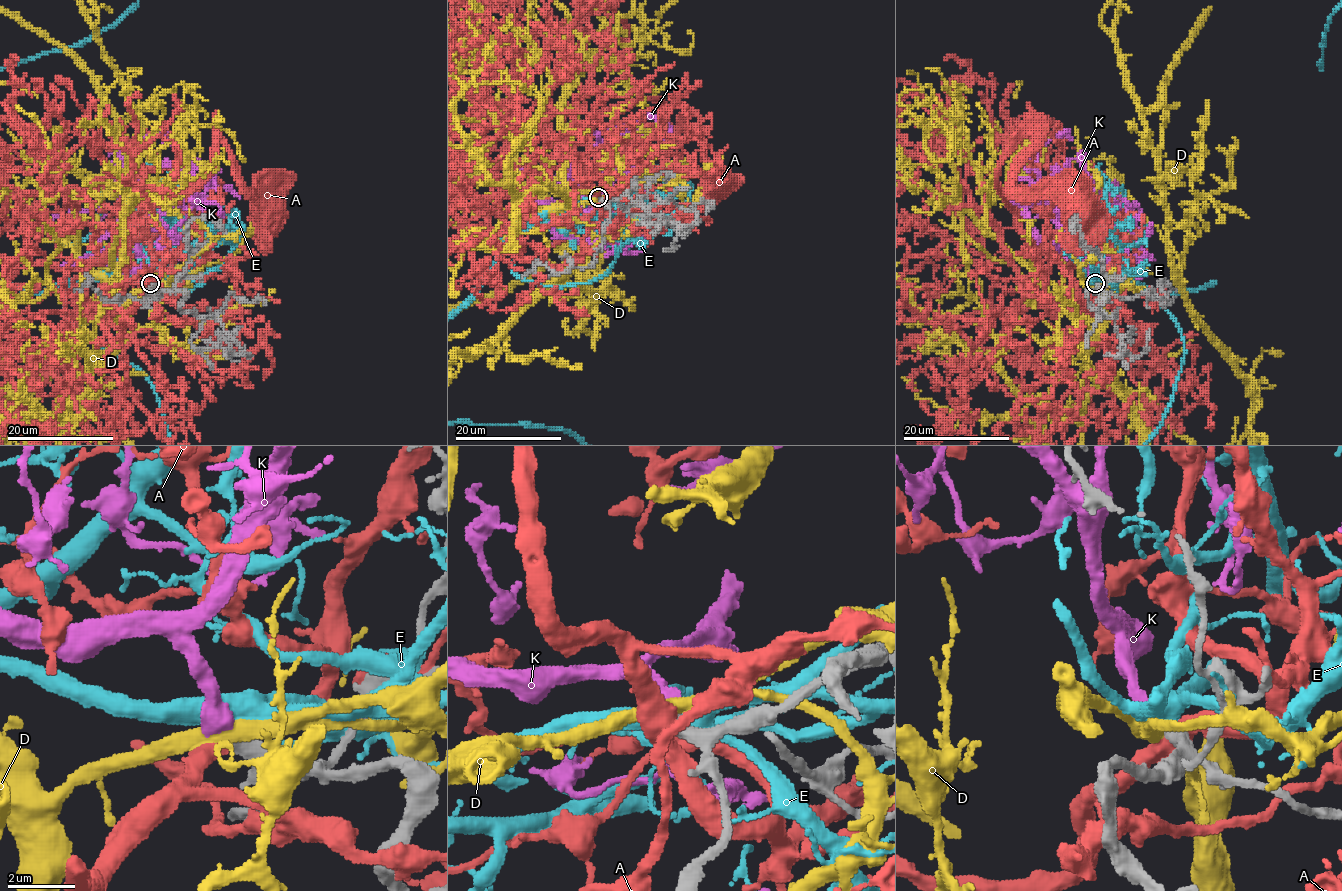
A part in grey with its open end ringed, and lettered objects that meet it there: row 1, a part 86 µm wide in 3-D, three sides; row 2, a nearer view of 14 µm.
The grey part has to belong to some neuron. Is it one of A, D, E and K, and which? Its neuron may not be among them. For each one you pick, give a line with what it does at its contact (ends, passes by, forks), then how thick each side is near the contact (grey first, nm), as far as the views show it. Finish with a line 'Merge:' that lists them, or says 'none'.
K: it ends; calibres 440 and 650 nm
Merge: K

